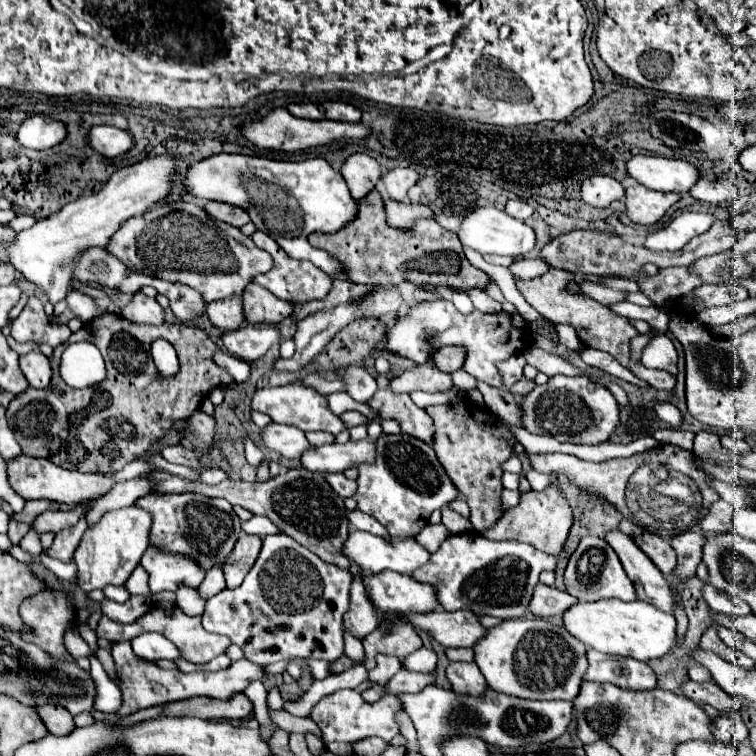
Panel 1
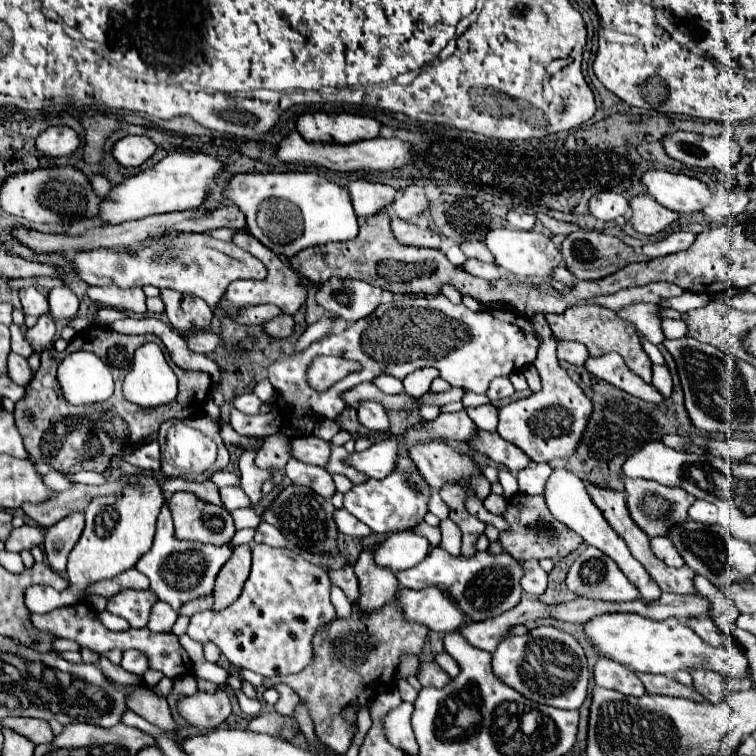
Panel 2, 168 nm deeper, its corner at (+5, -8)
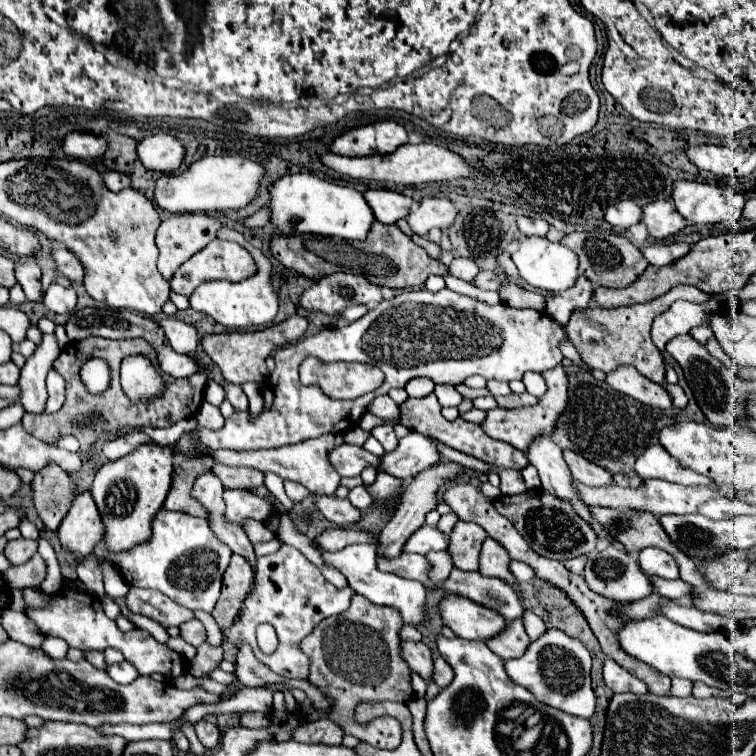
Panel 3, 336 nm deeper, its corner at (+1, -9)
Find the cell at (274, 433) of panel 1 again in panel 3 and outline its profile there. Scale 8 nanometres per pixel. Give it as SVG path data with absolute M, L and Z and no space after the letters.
M341 444L335 448L329 456L333 468L339 472L339 476L359 476L367 466L379 468L381 458L373 456L365 448L351 446L351 444Z

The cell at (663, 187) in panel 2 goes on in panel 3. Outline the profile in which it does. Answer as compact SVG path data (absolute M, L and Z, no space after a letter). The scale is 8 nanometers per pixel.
M679 180L673 184L673 202L683 218L695 224L739 222L743 216L745 196L719 186Z

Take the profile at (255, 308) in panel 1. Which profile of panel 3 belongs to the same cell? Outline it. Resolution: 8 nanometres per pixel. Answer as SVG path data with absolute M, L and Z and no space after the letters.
M291 316L281 324L269 326L265 330L255 330L255 332L225 332L222 334L207 334L201 338L201 348L205 350L205 354L221 368L221 374L227 382L233 384L245 384L245 382L263 382L269 372L265 366L265 358L275 350L281 348L285 344L297 342L305 330L307 330L309 322L303 316Z

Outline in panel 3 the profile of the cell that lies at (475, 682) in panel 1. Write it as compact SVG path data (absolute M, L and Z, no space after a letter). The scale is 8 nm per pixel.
M401 640L401 658L407 662L407 666L417 672L421 678L431 680L431 668L433 668L433 658L431 650L423 642L413 642L413 640Z

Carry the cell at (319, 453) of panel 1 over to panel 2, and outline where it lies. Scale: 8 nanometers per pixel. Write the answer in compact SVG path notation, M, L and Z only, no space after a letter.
M387 439L373 443L367 451L353 453L345 459L345 463L359 473L373 477L373 479L383 479L391 473L391 467L395 467L395 455L397 455L397 441Z

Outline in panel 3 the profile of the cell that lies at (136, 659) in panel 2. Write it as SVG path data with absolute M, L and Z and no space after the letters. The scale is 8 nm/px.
M121 662L121 664L111 664L105 668L105 672L119 684L131 684L139 674L135 672L135 668L131 668L131 664Z

